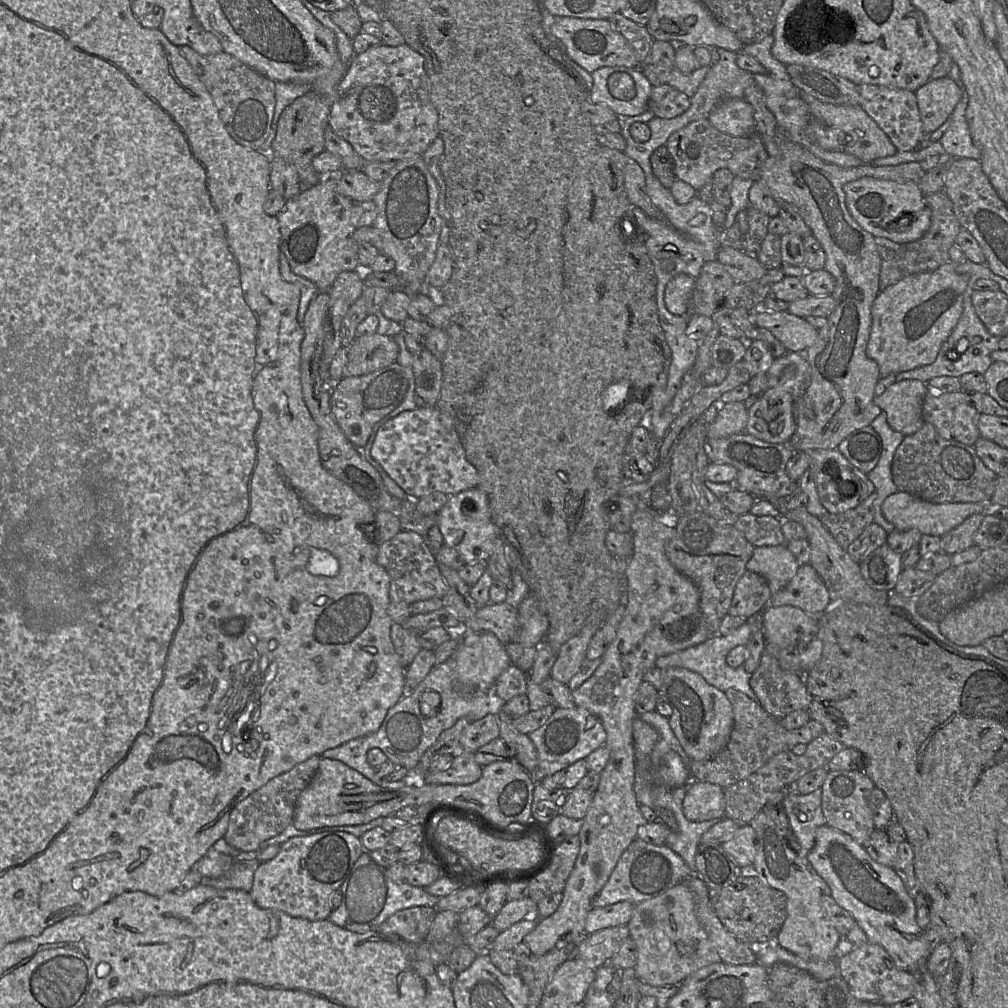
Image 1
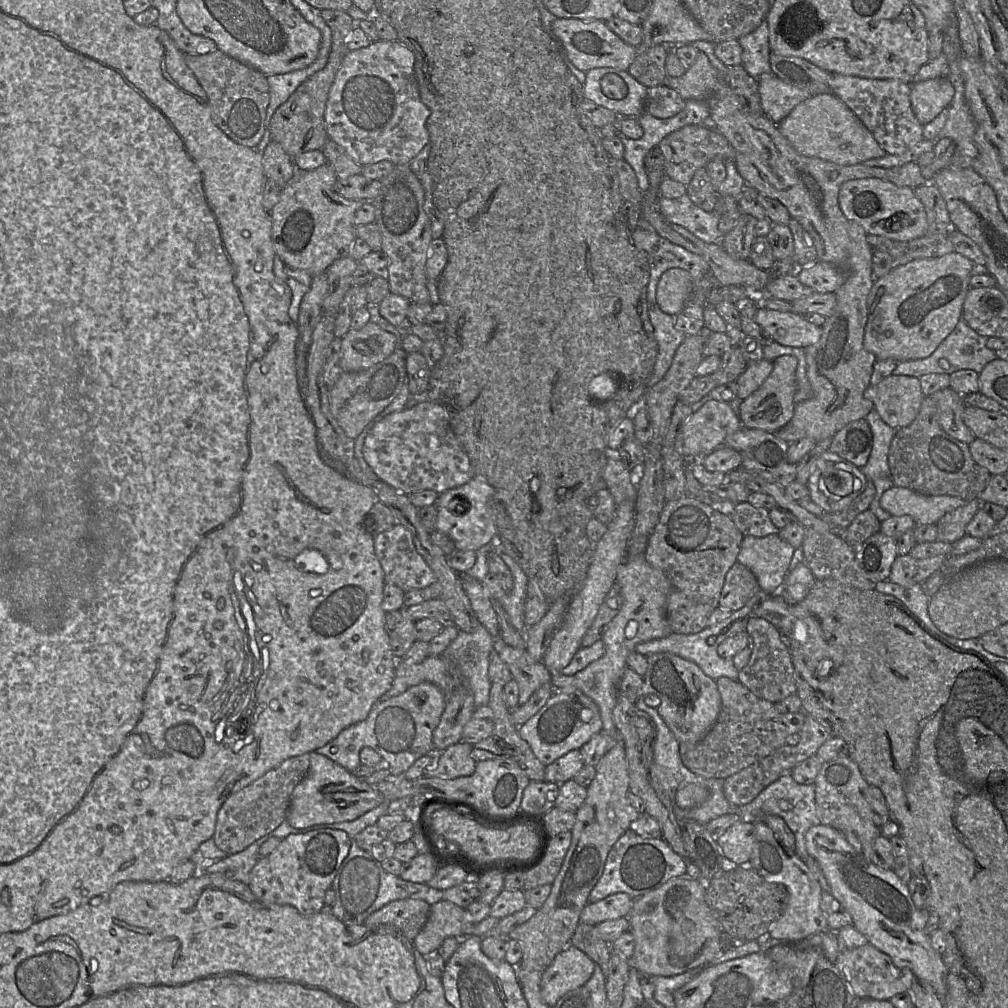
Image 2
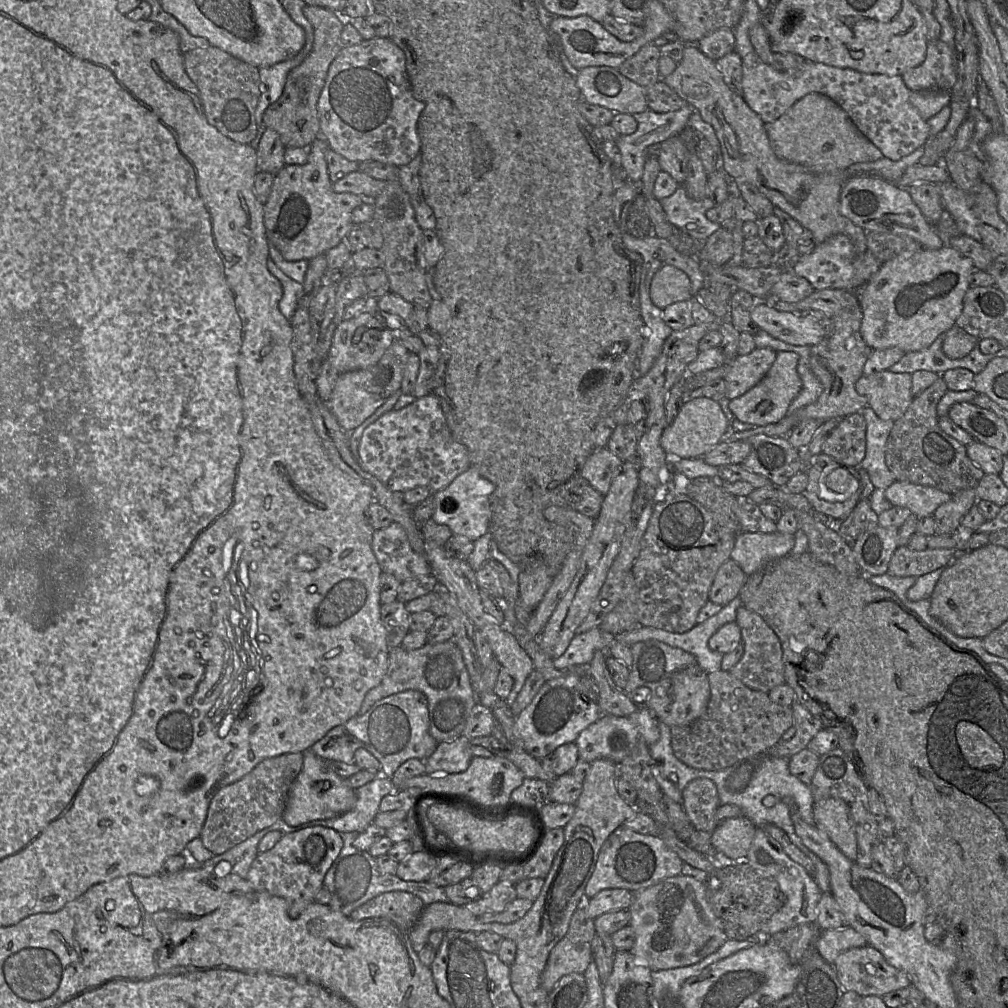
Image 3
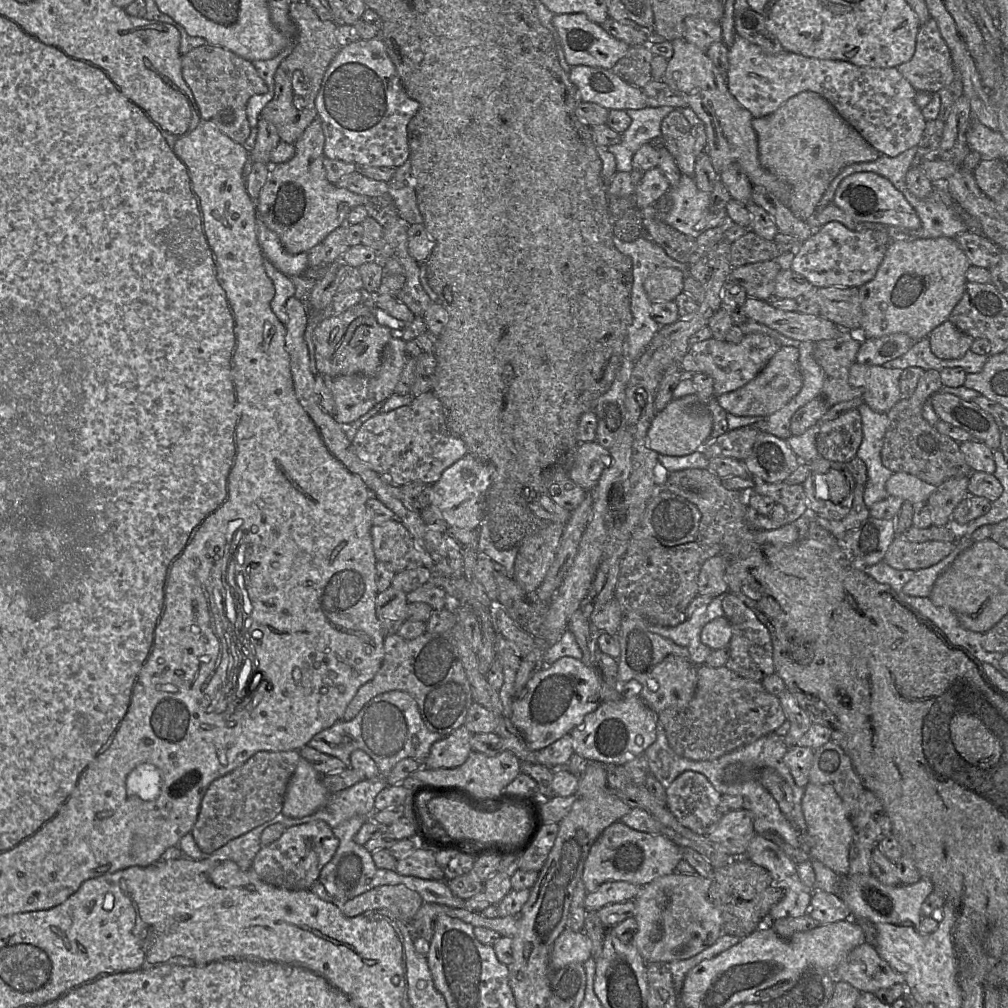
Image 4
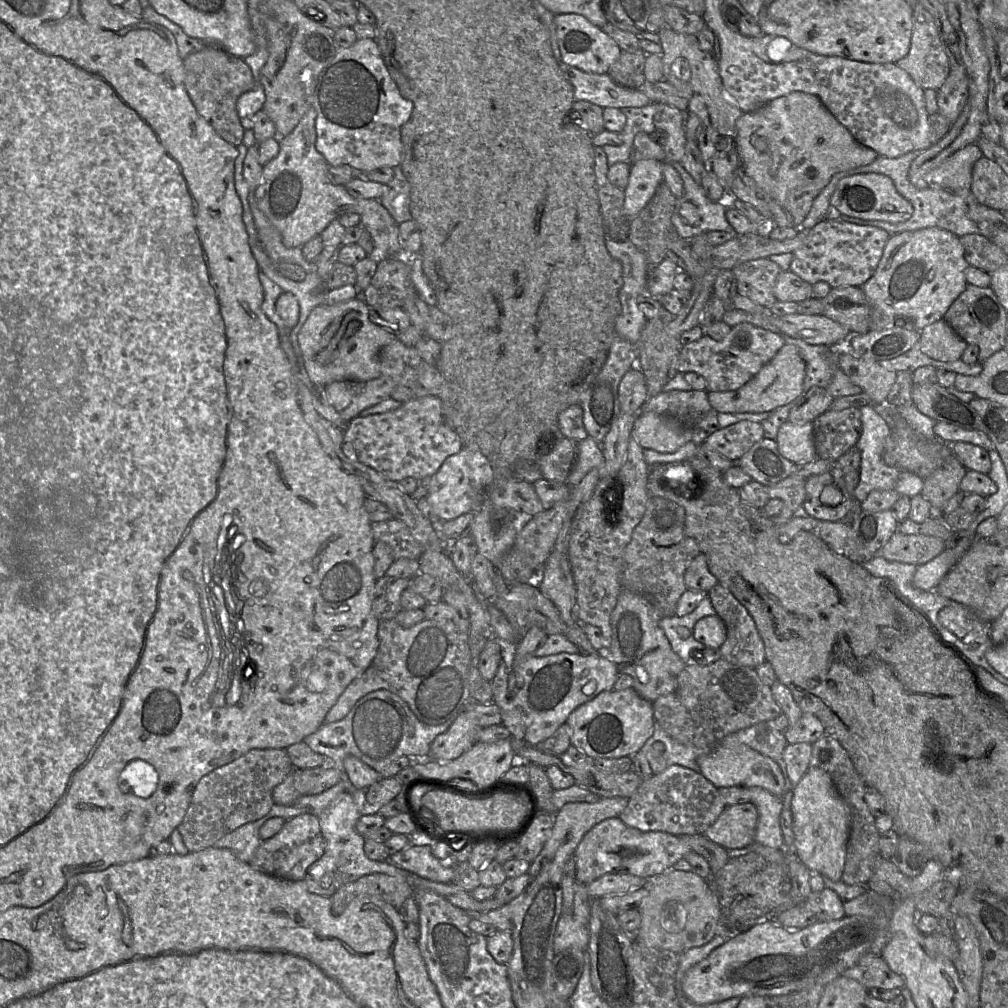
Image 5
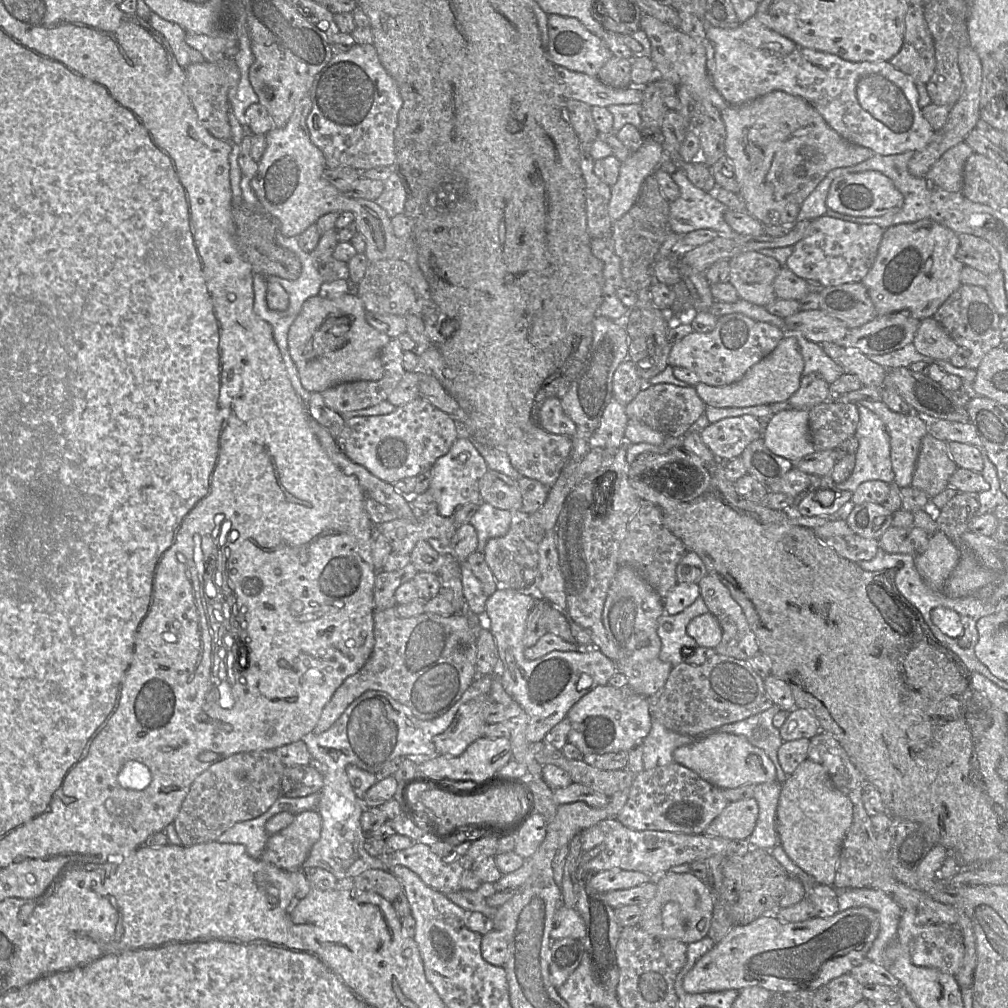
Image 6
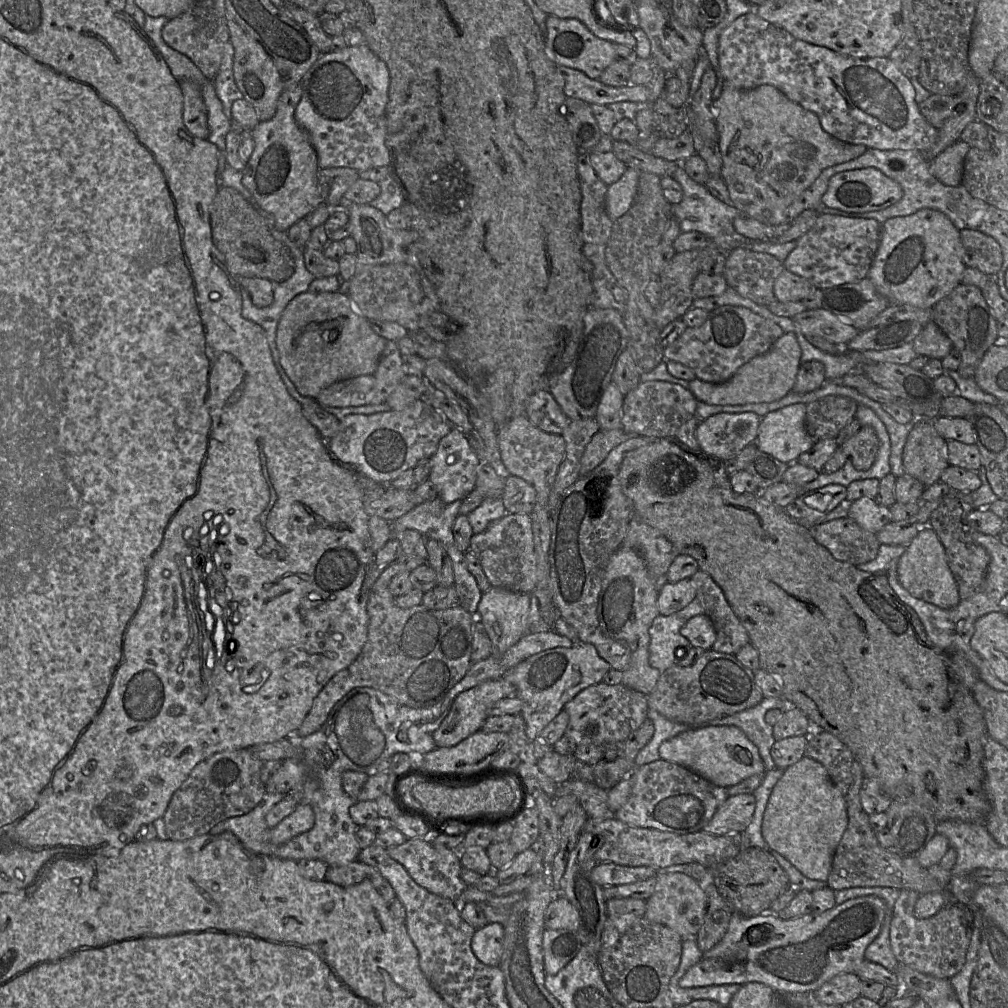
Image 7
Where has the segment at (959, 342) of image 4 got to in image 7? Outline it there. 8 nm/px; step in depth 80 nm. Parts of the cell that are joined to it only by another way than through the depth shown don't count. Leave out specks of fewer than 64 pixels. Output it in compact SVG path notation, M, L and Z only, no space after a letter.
M931 320L912 341L913 349L918 355L942 360L953 349L951 340Z

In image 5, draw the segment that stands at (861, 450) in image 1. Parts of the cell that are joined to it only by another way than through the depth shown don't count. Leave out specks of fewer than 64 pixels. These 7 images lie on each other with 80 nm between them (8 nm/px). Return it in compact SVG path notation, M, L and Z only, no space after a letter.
M856 407L829 409L812 424L817 456L830 462L856 447L863 429L862 415Z

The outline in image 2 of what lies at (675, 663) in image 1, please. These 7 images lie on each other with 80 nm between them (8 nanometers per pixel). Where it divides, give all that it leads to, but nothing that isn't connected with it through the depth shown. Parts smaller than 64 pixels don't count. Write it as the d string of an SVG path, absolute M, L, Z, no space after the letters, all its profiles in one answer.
M759 598L750 600L744 607L732 612L731 615L724 621L716 624L709 624L706 628L698 633L681 634L672 632L664 638L654 639L639 644L636 647L636 651L645 656L654 653L672 653L683 659L694 662L707 676L715 681L720 677L728 677L730 679L737 680L739 670L733 664L732 659L721 657L718 654L717 646L720 642L728 637L732 637L741 632L746 632L747 619L755 611L759 601Z

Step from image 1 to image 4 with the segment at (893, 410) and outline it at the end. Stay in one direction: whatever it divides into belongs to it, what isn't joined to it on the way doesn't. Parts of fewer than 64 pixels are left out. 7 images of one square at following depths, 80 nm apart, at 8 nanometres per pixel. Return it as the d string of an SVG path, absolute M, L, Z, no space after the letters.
M855 362L849 384L863 391L863 401L876 412L888 413L901 400L900 377L903 370Z

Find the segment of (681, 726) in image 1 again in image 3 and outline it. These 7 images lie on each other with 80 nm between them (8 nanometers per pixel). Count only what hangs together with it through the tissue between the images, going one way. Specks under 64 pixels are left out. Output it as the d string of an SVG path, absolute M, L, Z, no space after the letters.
M646 640L637 642L630 646L633 662L630 667L630 674L625 693L646 687L650 690L650 699L647 708L653 712L658 721L662 721L667 726L686 726L697 720L705 711L710 699L710 686L707 673L702 670L696 658L680 649L669 646L658 640Z

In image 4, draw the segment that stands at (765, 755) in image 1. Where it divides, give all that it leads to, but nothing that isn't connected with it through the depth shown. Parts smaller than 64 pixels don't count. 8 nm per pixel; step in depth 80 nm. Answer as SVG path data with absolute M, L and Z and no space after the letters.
M726 666L697 667L696 691L687 707L658 713L671 749L693 761L716 760L776 732L786 720L778 697L768 693L762 682L743 678Z

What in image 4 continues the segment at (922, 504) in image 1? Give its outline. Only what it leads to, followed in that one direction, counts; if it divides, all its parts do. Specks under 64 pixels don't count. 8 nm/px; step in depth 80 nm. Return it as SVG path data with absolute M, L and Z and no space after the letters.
M905 472L894 473L885 487L890 496L901 498L913 505L926 503L936 489L936 486Z

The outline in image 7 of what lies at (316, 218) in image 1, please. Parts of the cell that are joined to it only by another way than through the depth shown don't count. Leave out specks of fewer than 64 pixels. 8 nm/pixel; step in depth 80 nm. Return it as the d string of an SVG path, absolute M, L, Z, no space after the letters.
M300 84L283 91L278 99L275 115L268 121L260 121L251 131L247 131L254 140L254 149L242 171L242 185L251 193L256 204L272 216L273 227L282 232L287 232L293 224L324 204L317 178L320 167L316 150L308 133L298 125L294 116L302 94Z

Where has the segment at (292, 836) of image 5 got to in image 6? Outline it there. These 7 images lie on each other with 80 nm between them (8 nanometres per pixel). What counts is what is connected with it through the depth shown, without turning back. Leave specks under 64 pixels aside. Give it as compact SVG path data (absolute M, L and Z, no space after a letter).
M316 810L292 814L285 827L268 836L259 859L286 871L300 869L318 838L319 828L320 815Z

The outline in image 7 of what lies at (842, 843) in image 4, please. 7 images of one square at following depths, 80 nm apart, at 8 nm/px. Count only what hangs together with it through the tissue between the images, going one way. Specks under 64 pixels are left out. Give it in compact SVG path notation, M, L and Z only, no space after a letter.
M803 756L784 769L773 787L763 815L761 833L769 851L782 855L807 878L826 882L847 824L847 808L842 793L821 763Z

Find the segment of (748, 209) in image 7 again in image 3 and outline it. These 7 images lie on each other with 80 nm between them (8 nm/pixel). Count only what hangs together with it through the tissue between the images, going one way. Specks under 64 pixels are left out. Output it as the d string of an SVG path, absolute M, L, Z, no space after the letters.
M810 93L798 100L782 116L765 123L775 154L817 173L846 171L852 164L872 162L884 157L835 101L821 93Z

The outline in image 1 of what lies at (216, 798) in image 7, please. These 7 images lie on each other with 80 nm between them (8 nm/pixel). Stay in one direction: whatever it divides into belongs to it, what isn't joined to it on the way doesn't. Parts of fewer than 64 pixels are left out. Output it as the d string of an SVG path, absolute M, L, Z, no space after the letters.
M320 755L311 756L289 771L272 778L240 801L230 813L228 828L223 839L235 849L252 852L256 851L263 842L282 833L292 824L296 802L313 779L321 758Z

